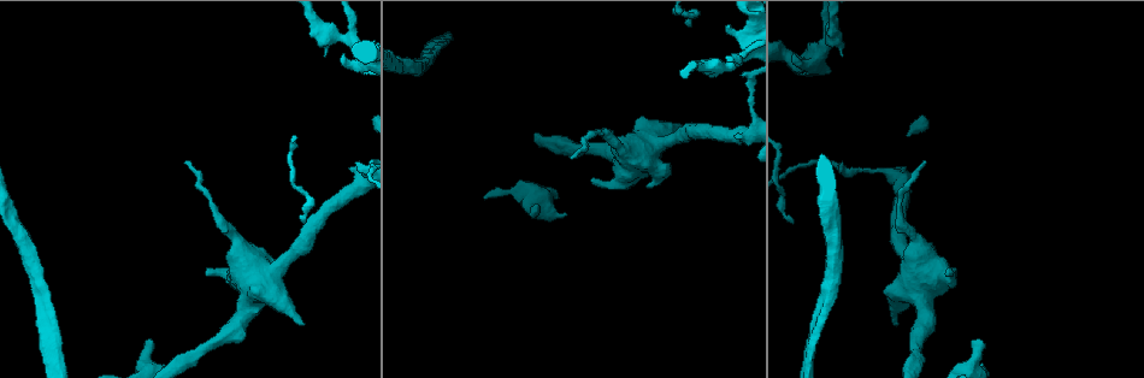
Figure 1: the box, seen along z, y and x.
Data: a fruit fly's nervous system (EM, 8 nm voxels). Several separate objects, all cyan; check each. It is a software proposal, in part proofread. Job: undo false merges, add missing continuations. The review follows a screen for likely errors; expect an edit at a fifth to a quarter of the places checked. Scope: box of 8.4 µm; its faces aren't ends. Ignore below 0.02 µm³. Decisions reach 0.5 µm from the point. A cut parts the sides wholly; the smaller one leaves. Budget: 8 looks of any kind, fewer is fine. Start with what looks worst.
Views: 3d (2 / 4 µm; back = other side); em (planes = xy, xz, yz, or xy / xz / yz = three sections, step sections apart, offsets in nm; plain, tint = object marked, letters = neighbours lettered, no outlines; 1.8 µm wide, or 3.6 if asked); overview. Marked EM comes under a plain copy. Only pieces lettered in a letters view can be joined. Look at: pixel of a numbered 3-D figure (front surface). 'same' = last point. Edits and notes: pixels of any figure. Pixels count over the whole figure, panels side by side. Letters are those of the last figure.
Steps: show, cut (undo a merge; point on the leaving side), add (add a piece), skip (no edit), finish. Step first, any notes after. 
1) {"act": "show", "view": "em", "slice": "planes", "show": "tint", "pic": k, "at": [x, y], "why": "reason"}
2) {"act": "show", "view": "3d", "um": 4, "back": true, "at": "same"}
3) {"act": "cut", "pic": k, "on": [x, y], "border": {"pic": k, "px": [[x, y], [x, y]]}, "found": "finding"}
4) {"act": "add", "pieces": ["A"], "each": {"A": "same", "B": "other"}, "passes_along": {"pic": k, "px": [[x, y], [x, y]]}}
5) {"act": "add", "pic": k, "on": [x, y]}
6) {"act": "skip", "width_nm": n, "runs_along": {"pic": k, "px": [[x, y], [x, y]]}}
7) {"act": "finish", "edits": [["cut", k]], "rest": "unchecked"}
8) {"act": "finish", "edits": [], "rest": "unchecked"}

{"act": "show", "view": "3d", "um": 2, "pic": 1, "at": [727, 27], "why": "branch stops here"}

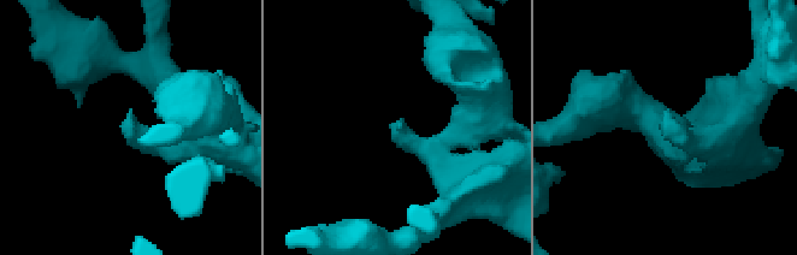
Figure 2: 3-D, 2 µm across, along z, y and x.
{"act": "show", "view": "em", "slice": "planes", "show": "letters", "pic": 2, "at": [670, 110], "why": "need the tissue"}

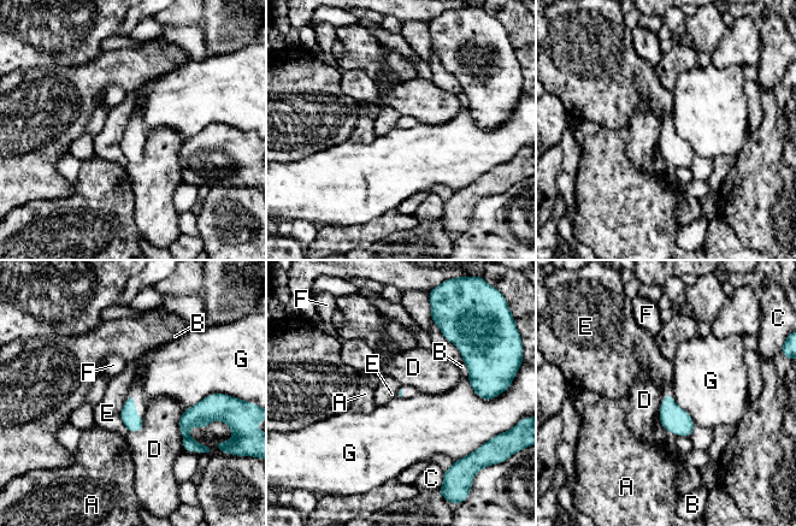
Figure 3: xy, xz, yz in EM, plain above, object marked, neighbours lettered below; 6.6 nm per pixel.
{"act": "skip", "longest_contact_nm": ["D", 240], "each": {"A": "other", "B": "other", "C": "other", "D": "other", "E": "other", "F": "other", "G": "other"}, "found": "none of them fits"}

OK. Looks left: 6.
{"act": "show", "view": "3d", "um": 2, "pic": 1, "at": [564, 213]}

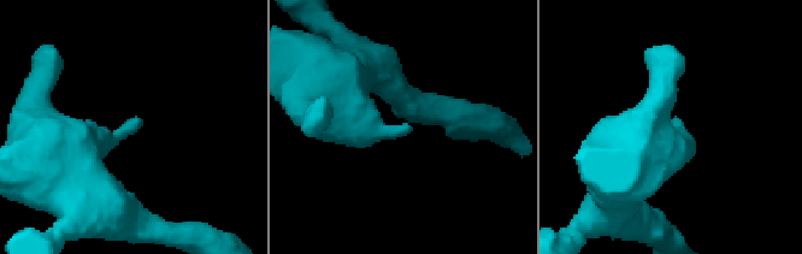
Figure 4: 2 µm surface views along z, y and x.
{"act": "show", "view": "em", "slice": "xy", "step": 16, "show": "tint", "pic": 4, "at": [138, 119]}

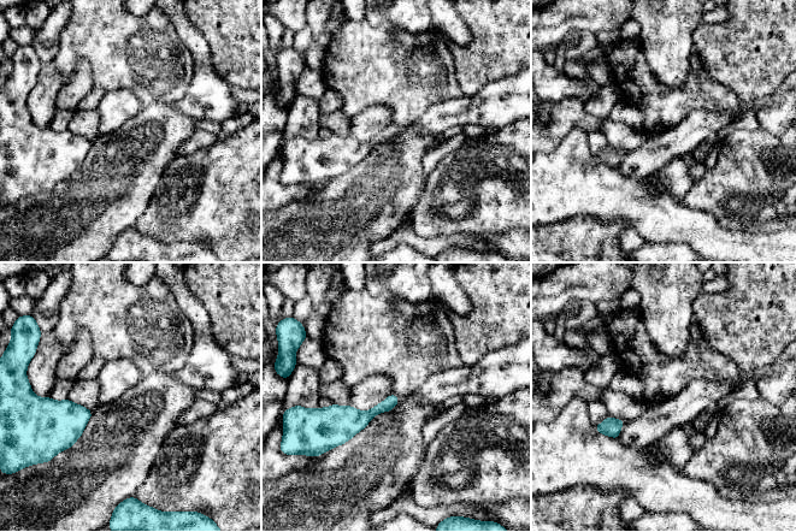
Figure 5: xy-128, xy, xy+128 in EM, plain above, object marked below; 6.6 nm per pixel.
{"act": "show", "view": "em", "slice": "planes", "show": "letters", "at": "same", "why": "cut it another way"}

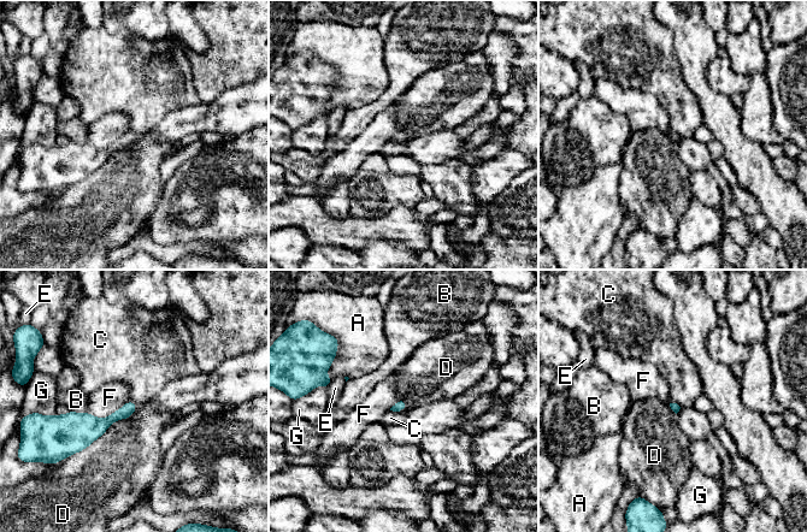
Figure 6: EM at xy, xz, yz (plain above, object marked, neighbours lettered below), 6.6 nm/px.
{"act": "skip", "each": {"A": "other", "B": "other", "C": "other", "D": "other", "E": "other", "F": "other", "G": "other"}, "border": {"pic": 6, "px": [[406, 403], [402, 409], [390, 411]]}, "found": "no lettered piece goes on from it"}

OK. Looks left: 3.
{"act": "show", "view": "3d", "um": 4, "pic": 1, "at": [252, 298], "why": "calibre changes"}

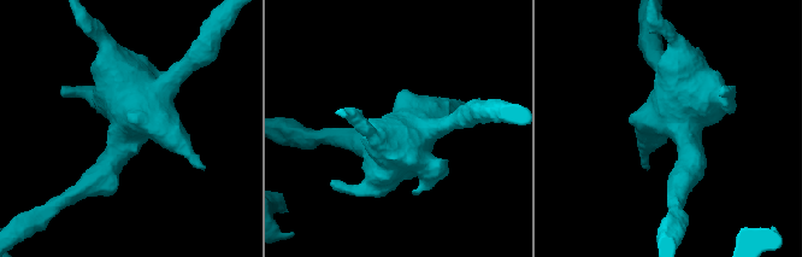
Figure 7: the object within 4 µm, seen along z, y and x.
{"act": "show", "view": "em", "um": 3.6, "slice": "yz", "step": 8, "show": "letters", "pic": 7, "at": [124, 127]}

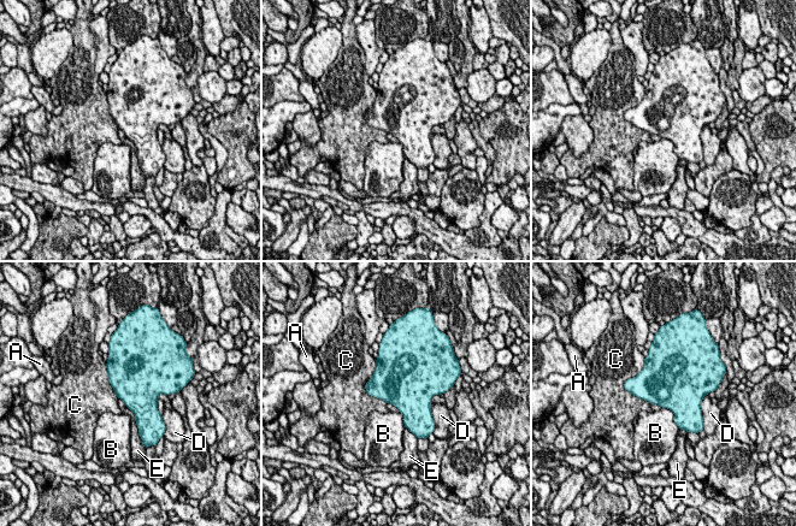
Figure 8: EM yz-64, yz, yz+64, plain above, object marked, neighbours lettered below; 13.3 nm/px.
{"act": "show", "view": "em", "um": 3.6, "slice": "planes", "show": "letters", "at": "same"}

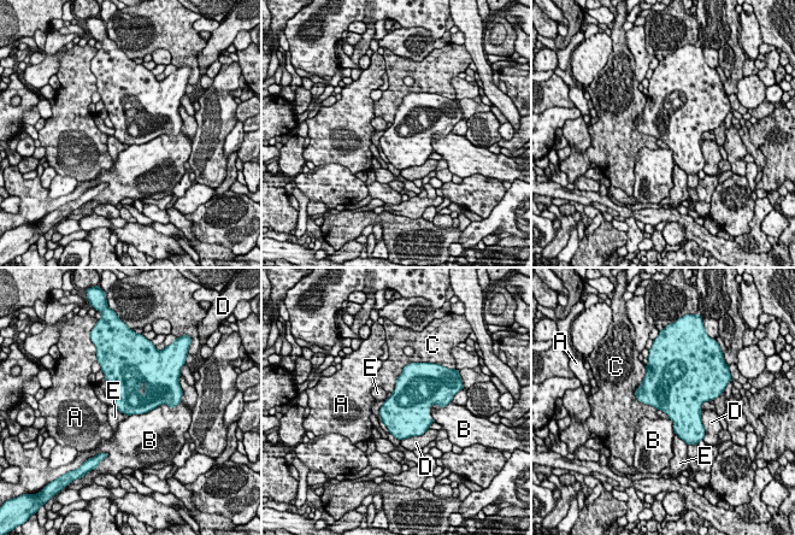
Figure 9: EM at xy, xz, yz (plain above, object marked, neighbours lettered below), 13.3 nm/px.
{"act": "skip", "each": {"A": "other", "B": "other", "C": "other", "D": "other", "E": "other"}, "border": {"pic": 9, "px": [[112, 405], [123, 413]]}, "found": "one neuron here"}

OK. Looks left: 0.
{"act": "finish", "edits": [], "rest": "unchecked"}

